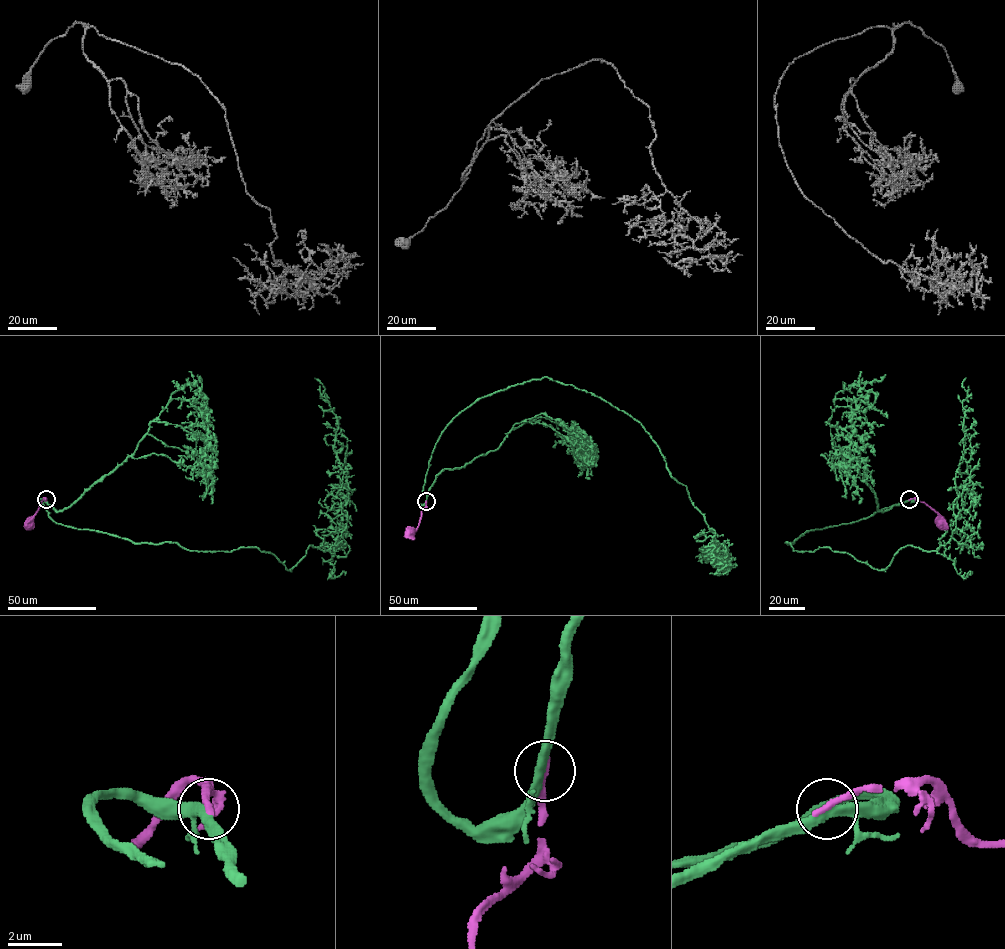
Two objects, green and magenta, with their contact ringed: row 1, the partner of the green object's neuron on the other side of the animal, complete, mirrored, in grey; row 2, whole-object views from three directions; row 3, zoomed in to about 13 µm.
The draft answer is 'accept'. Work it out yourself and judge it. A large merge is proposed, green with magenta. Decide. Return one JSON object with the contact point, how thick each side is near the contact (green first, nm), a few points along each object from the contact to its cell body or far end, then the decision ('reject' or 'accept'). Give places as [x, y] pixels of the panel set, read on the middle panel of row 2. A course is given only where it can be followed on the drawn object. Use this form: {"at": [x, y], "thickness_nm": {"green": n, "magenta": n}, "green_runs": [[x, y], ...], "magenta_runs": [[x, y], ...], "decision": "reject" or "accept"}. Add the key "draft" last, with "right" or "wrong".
{"at": [426, 501], "thickness_nm": {"green": 340, "magenta": 280}, "green_runs": [[426, 501], [418, 500], [428, 462], [446, 425], [480, 398], [547, 377], [642, 425], [727, 547], [695, 557]], "magenta_runs": [[426, 501], [419, 525], [411, 534], [409, 533]], "decision": "accept", "draft": "right"}

